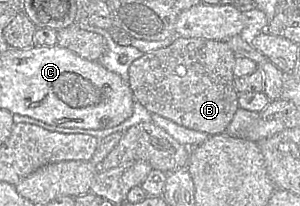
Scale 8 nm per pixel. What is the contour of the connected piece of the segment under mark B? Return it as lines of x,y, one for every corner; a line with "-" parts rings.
176,36
169,46
150,51
148,53
144,53
140,58
133,61
129,67
128,83
134,95
135,101
142,104
151,114
158,114
186,128
205,132
209,136
218,135
226,131
226,128
232,121
234,114
239,108
239,93
235,89
235,76
233,73
235,59
235,53
230,49
230,47
227,45
225,41
209,40
206,38
185,38
181,36

